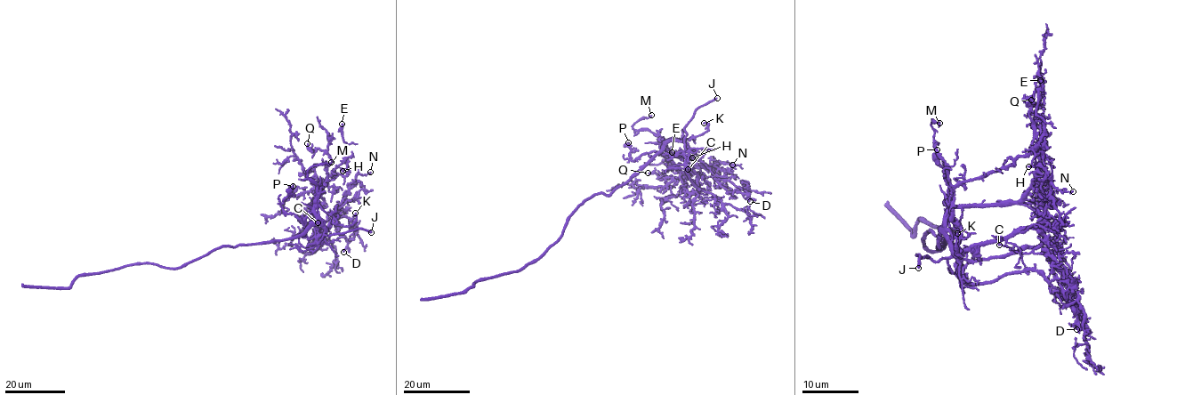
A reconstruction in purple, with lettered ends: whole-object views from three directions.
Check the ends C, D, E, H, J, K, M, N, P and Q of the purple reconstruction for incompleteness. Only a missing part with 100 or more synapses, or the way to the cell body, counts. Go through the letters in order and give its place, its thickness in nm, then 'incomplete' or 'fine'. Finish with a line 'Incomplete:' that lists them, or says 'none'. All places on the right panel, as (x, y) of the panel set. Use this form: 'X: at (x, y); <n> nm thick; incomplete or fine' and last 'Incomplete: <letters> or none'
C: at (999, 245); 150 nm thick; fine
D: at (1076, 329); 200 nm thick; fine
E: at (1040, 80); 180 nm thick; fine
H: at (1028, 166); 200 nm thick; fine
J: at (918, 268); 300 nm thick; incomplete
K: at (957, 233); 130 nm thick; fine
M: at (939, 123); 90 nm thick; fine
N: at (1073, 191); 140 nm thick; fine
P: at (937, 149); 180 nm thick; fine
Q: at (1031, 100); 240 nm thick; fine
Incomplete: J

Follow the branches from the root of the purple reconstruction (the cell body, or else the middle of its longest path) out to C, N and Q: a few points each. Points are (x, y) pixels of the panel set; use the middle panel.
C: (615, 190), (637, 175), (670, 141), (684, 142), (686, 159), (696, 173), (693, 174), (688, 169)
N: (615, 190), (637, 175), (670, 141), (681, 141), (711, 171), (716, 166), (715, 161), (732, 165)
Q: (615, 190), (652, 161), (668, 140), (664, 144), (666, 156), (685, 173), (679, 162), (661, 176), (648, 173)

